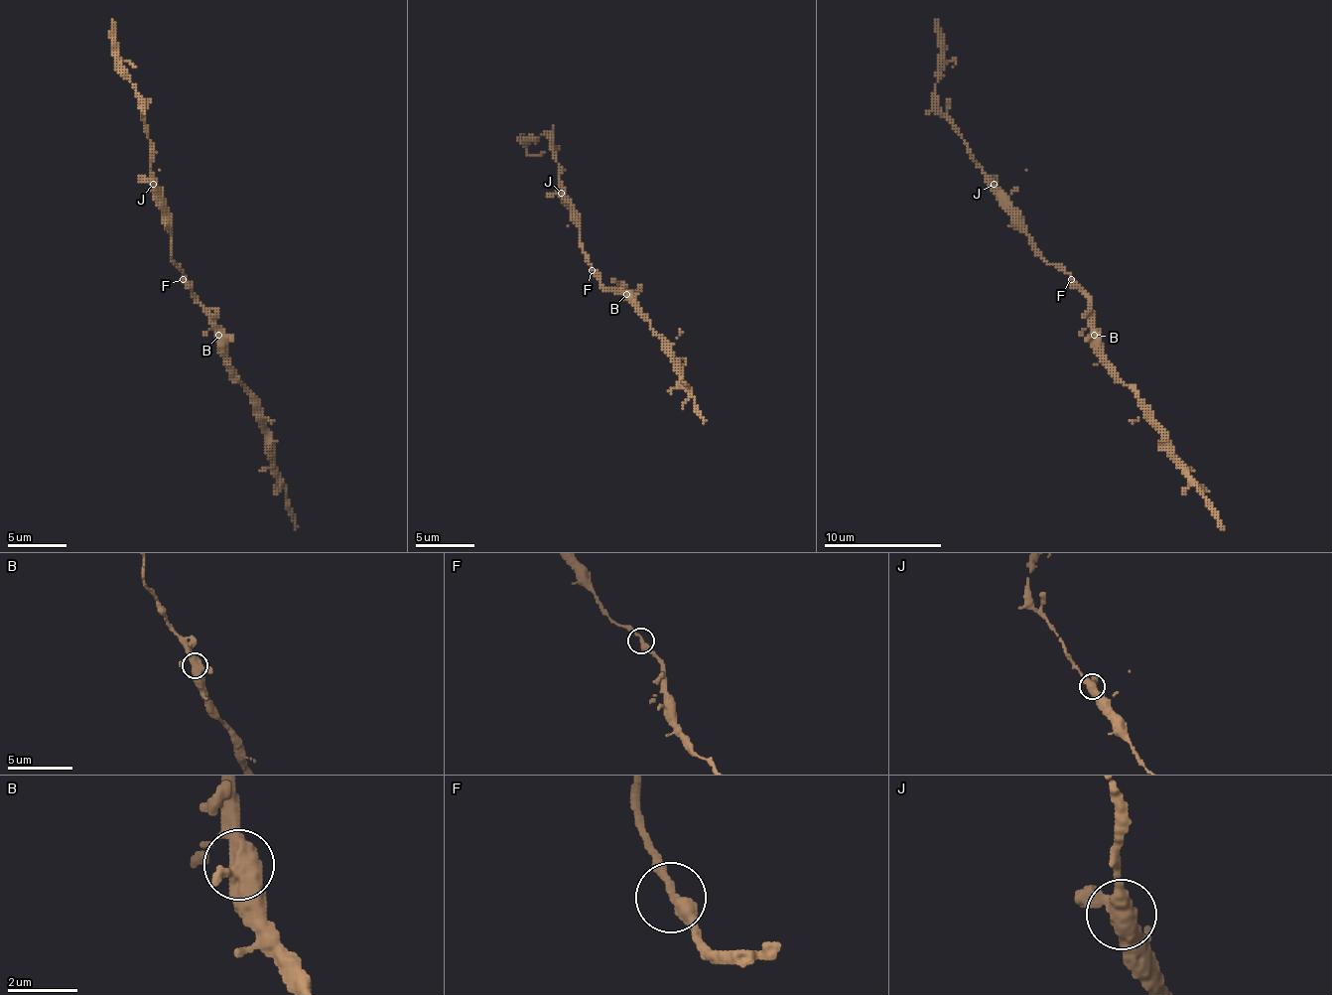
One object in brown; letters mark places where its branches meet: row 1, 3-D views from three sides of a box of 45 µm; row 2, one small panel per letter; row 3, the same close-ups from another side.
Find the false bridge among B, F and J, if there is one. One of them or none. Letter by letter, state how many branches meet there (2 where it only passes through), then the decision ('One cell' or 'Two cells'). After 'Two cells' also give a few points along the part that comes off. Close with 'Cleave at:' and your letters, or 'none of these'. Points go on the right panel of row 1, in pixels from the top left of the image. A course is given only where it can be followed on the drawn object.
B: Branches: 3. One cell
F: Branches: 2. One cell
J: Branches: 3. One cell
Cleave at: none of these

